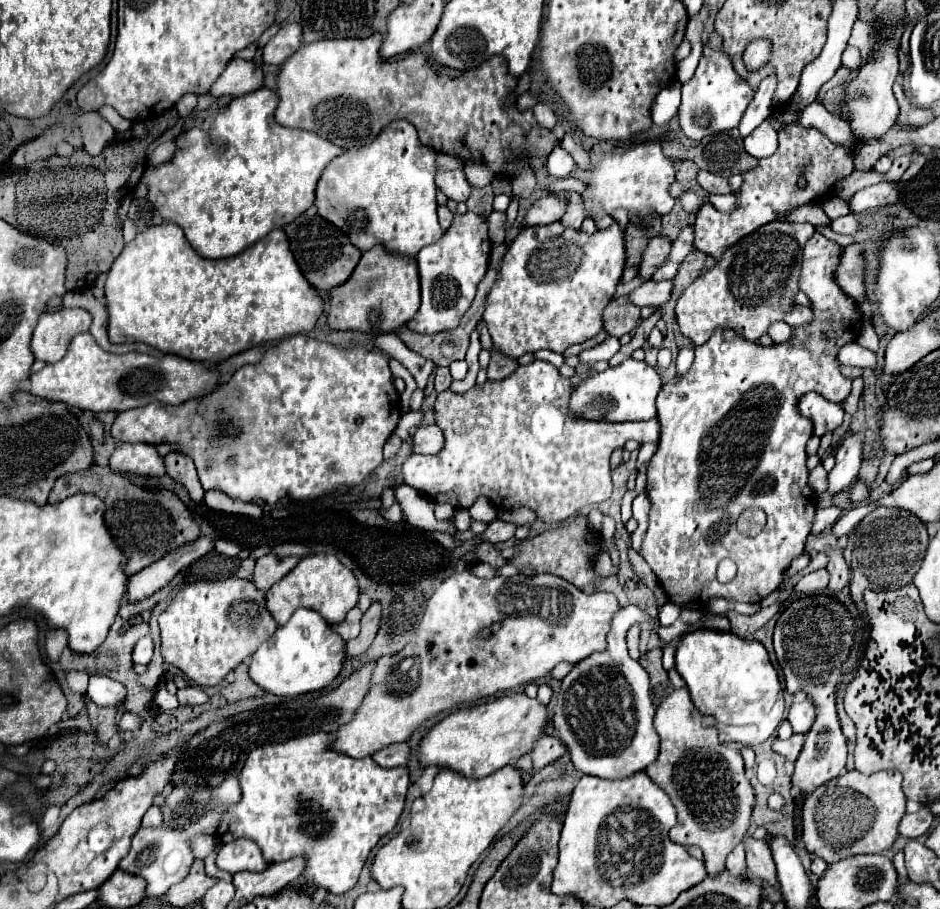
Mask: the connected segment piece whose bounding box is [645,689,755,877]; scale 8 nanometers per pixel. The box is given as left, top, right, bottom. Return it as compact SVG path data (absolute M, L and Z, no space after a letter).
M675 689L659 707L655 713L655 729L661 737L661 753L659 761L655 765L647 767L647 775L671 797L675 811L677 811L677 825L669 831L669 837L673 843L679 845L697 845L701 847L707 863L709 877L717 877L725 869L725 857L733 851L737 843L743 841L749 819L753 811L753 789L751 783L745 777L743 759L737 749L727 749L717 739L717 729L703 725L703 715L693 705L687 689Z

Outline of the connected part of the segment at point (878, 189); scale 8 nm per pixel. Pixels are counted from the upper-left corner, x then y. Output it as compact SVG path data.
M881 181L877 185L871 185L871 187L857 191L849 199L849 209L851 209L851 213L865 213L867 209L883 207L887 203L897 203L897 199L899 199L897 183Z

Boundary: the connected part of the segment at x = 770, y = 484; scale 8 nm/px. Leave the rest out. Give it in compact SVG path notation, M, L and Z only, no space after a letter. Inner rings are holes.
M815 233L807 245L803 247L803 263L801 263L801 275L799 275L799 289L809 297L811 301L811 311L813 311L813 321L809 325L803 327L795 327L793 329L793 339L789 343L773 343L769 347L751 343L751 341L743 341L743 337L731 329L731 327L717 327L715 333L711 335L711 339L695 349L695 361L689 367L689 371L683 377L675 377L669 383L663 385L659 397L657 397L657 419L661 423L661 437L659 437L659 447L647 467L647 497L651 501L651 509L649 509L649 529L641 547L641 555L645 557L645 561L649 563L649 567L653 569L653 573L659 579L659 585L663 587L663 591L667 593L667 597L681 605L681 607L693 607L693 609L701 609L707 605L709 597L725 597L725 599L735 599L735 601L745 601L745 603L759 603L761 599L765 599L769 593L773 593L781 581L783 581L783 571L787 569L787 565L799 557L805 549L805 539L811 533L811 525L813 525L813 517L815 517L815 509L817 509L817 495L815 491L809 487L807 483L807 453L805 453L805 445L809 441L809 437L813 435L813 423L809 417L803 417L799 413L799 399L814 391L822 395L825 399L841 403L849 391L851 391L851 379L843 377L839 371L839 361L837 361L837 353L843 345L853 343L863 327L861 321L861 309L855 305L855 301L851 297L847 297L847 293L837 285L835 281L835 271L839 265L839 255L841 255L841 245L835 241L825 239L821 233ZM749 507L759 507L767 513L767 525L765 529L757 535L757 537L747 537L741 535L739 531L735 531L735 521L739 519L739 515L749 509ZM723 559L733 559L737 565L737 575L733 581L729 583L719 583L717 581L717 565Z

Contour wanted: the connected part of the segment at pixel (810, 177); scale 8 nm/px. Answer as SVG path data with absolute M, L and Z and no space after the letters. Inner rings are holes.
M787 125L779 133L779 147L771 157L759 159L755 169L745 171L743 185L737 191L737 207L731 213L717 211L711 203L703 203L697 211L695 219L695 249L711 255L713 259L721 259L723 253L735 245L741 237L757 231L761 225L771 223L775 219L785 219L793 209L809 205L821 197L827 197L831 187L849 177L853 173L853 153L839 143L833 143L827 135L823 135L815 127ZM805 165L807 185L801 191L793 191L797 185L799 169Z

